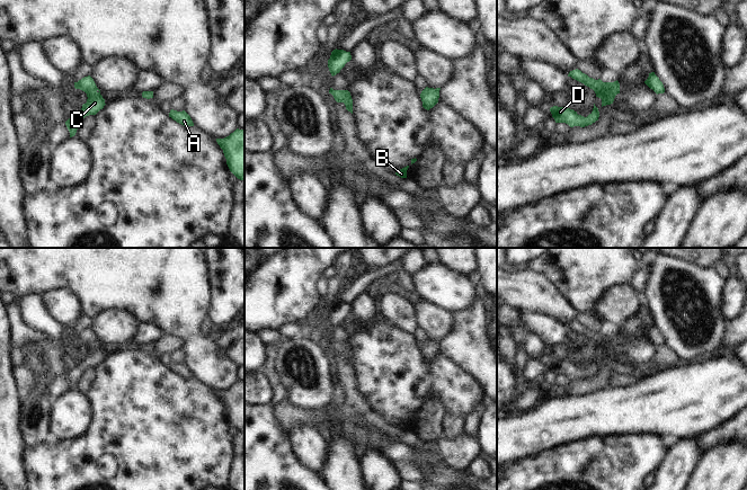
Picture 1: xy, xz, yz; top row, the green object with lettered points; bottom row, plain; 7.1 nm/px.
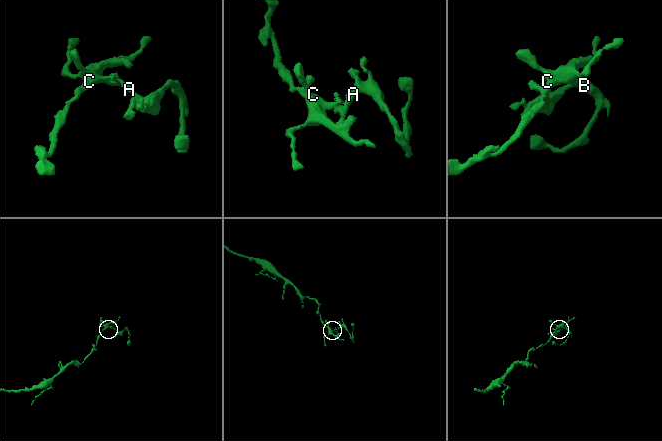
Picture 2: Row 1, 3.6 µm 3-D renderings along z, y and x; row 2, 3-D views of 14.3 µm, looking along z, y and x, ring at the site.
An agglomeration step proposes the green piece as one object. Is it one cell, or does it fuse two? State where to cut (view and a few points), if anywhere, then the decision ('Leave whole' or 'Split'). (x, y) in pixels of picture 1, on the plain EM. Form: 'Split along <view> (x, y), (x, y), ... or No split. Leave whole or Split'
No split. Leave whole

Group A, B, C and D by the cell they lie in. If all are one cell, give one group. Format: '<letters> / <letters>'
A B C D

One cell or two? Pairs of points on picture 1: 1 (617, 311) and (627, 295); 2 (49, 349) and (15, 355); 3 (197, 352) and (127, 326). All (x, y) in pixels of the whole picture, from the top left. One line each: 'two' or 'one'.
1: one
2: two
3: two

